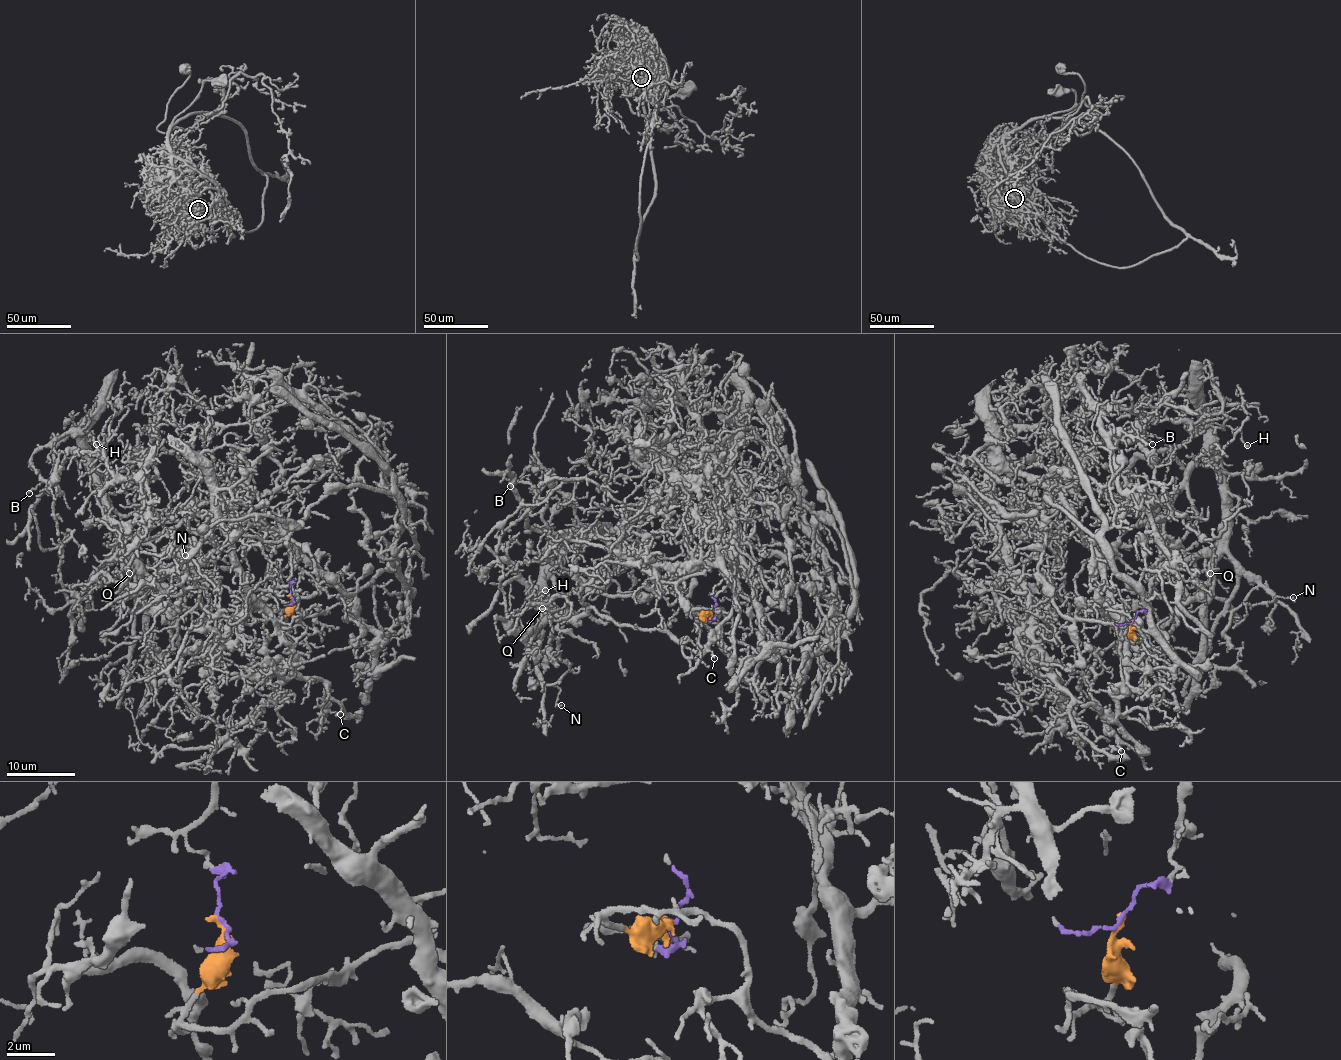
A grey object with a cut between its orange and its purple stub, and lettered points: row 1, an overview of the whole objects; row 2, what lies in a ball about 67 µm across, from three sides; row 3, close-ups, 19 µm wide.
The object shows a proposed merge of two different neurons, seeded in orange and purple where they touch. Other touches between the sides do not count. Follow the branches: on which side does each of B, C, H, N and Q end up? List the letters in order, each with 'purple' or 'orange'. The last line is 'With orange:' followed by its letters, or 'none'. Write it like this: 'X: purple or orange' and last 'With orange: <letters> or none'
B: purple
C: orange
H: purple
N: purple
Q: purple
With orange: C

